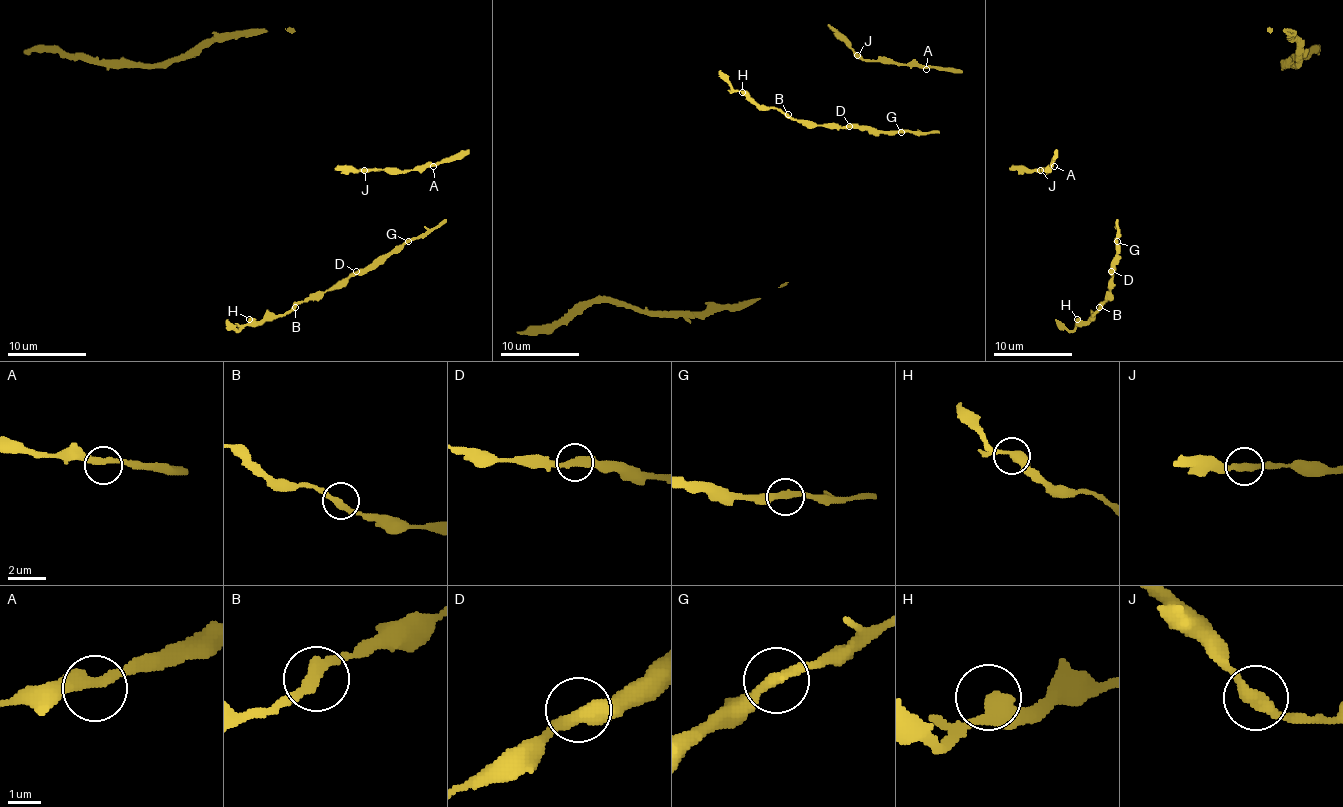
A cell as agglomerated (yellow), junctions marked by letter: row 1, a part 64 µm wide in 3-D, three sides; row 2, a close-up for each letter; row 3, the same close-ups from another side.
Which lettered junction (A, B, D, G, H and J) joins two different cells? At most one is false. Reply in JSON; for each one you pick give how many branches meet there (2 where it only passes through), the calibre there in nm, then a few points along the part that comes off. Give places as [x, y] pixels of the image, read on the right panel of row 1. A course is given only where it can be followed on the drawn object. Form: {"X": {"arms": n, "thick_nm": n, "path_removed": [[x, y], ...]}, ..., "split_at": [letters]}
{"split_at": []}

